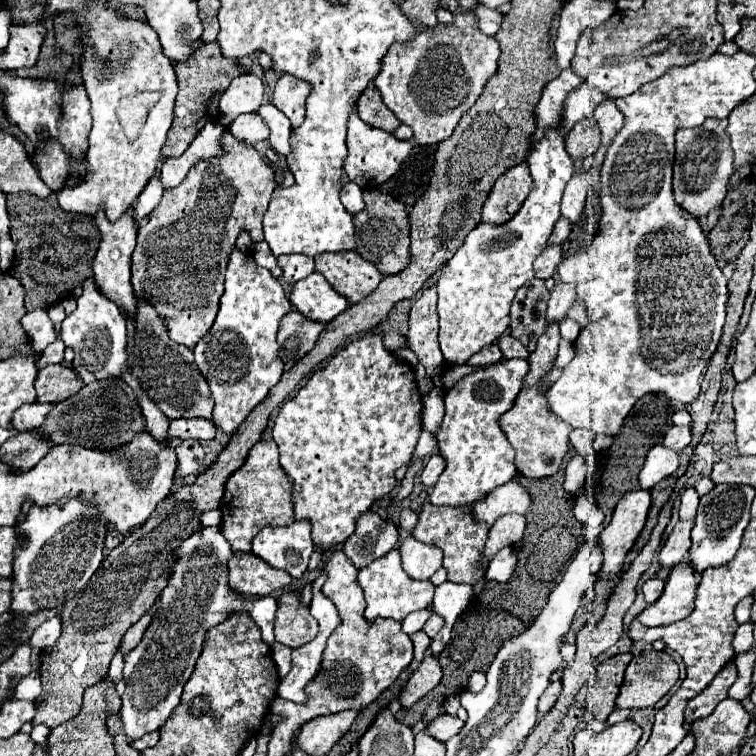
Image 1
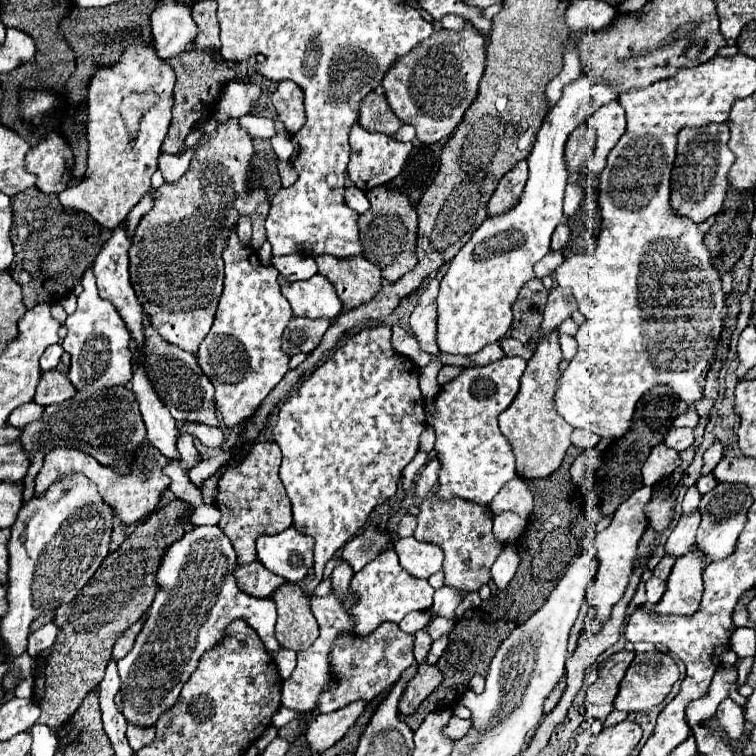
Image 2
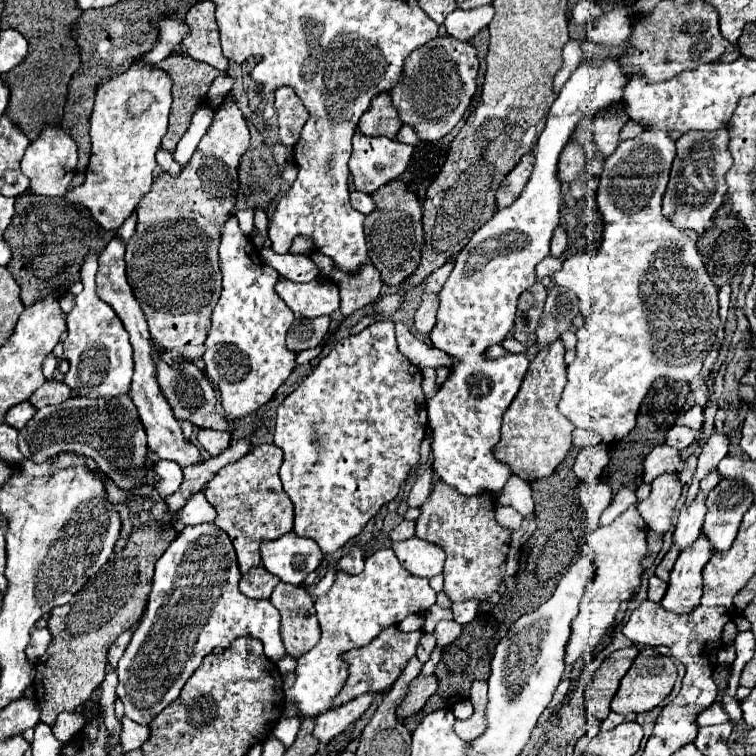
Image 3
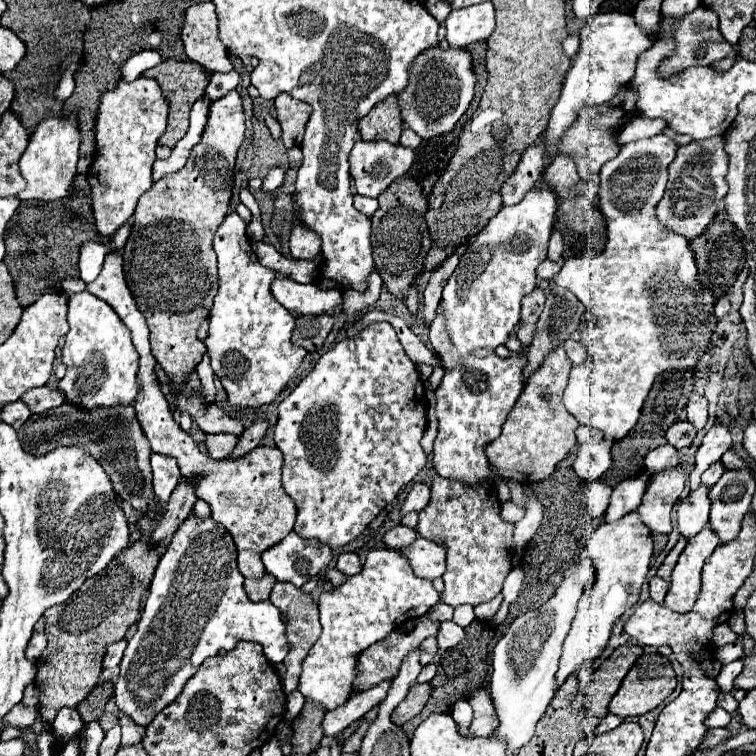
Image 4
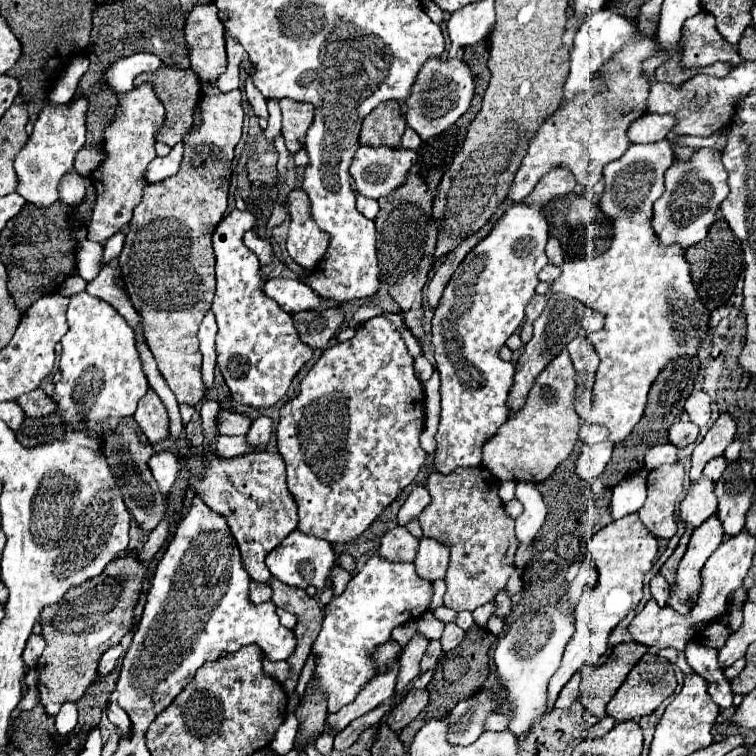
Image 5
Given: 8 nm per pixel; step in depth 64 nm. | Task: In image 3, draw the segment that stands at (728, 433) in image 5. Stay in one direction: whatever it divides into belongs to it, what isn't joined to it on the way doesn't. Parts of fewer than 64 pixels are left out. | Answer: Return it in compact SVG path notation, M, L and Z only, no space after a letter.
M712 432L710 438L704 442L702 450L700 450L700 456L698 456L698 468L696 468L696 474L694 474L694 480L692 480L692 486L688 490L688 496L686 496L686 502L690 502L690 498L696 498L698 494L698 482L700 478L704 478L712 466L718 466L718 462L728 454L728 436L726 434L720 434L720 432Z

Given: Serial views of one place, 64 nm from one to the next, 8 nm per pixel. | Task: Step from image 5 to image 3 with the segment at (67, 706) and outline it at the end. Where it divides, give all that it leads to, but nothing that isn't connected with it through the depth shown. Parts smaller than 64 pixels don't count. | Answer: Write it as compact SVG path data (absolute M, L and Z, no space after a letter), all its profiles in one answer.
M62 712L54 726L52 726L52 732L54 736L60 740L60 742L70 742L74 734L78 734L82 728L84 728L84 716L80 712Z

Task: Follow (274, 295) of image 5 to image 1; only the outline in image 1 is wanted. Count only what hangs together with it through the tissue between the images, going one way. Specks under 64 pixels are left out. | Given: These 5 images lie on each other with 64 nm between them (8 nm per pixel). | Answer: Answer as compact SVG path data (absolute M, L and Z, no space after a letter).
M320 272L298 280L288 300L300 314L316 322L330 322L348 308L346 298L342 298Z

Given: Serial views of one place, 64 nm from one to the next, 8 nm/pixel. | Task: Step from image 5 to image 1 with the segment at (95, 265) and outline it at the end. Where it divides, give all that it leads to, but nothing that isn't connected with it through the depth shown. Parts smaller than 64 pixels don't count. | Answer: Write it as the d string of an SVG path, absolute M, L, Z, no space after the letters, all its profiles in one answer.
M86 280L82 288L84 292L78 298L78 308L68 314L60 326L60 338L76 354L72 360L72 370L84 386L104 378L122 378L130 372L126 352L126 320L118 306L96 290L94 280Z

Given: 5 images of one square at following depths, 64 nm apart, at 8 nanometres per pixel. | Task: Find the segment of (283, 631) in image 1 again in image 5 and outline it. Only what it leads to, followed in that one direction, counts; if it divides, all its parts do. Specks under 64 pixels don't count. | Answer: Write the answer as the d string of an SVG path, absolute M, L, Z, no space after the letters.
M276 578L270 582L270 586L274 590L272 602L276 606L288 610L290 614L298 616L298 624L294 628L294 634L298 638L298 650L288 658L290 676L284 682L286 692L292 692L298 684L298 676L300 676L302 666L310 654L310 648L312 648L314 640L318 638L318 632L320 632L320 626L324 620L324 612L322 612L320 604L300 588L288 586Z

